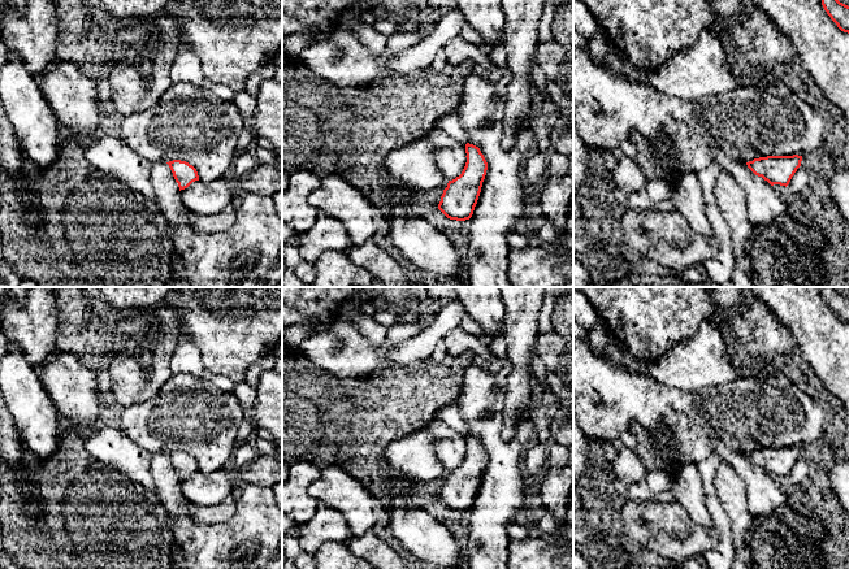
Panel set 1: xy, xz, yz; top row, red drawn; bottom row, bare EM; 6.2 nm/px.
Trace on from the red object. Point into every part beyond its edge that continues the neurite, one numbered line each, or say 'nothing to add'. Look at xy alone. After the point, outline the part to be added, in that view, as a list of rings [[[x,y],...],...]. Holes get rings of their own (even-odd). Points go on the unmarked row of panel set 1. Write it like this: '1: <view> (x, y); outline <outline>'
nothing to add

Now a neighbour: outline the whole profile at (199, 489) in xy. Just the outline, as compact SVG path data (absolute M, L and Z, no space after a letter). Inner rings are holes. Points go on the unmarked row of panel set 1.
M229 468L212 473L195 472L179 482L183 498L192 505L215 505L226 499L233 490Z

